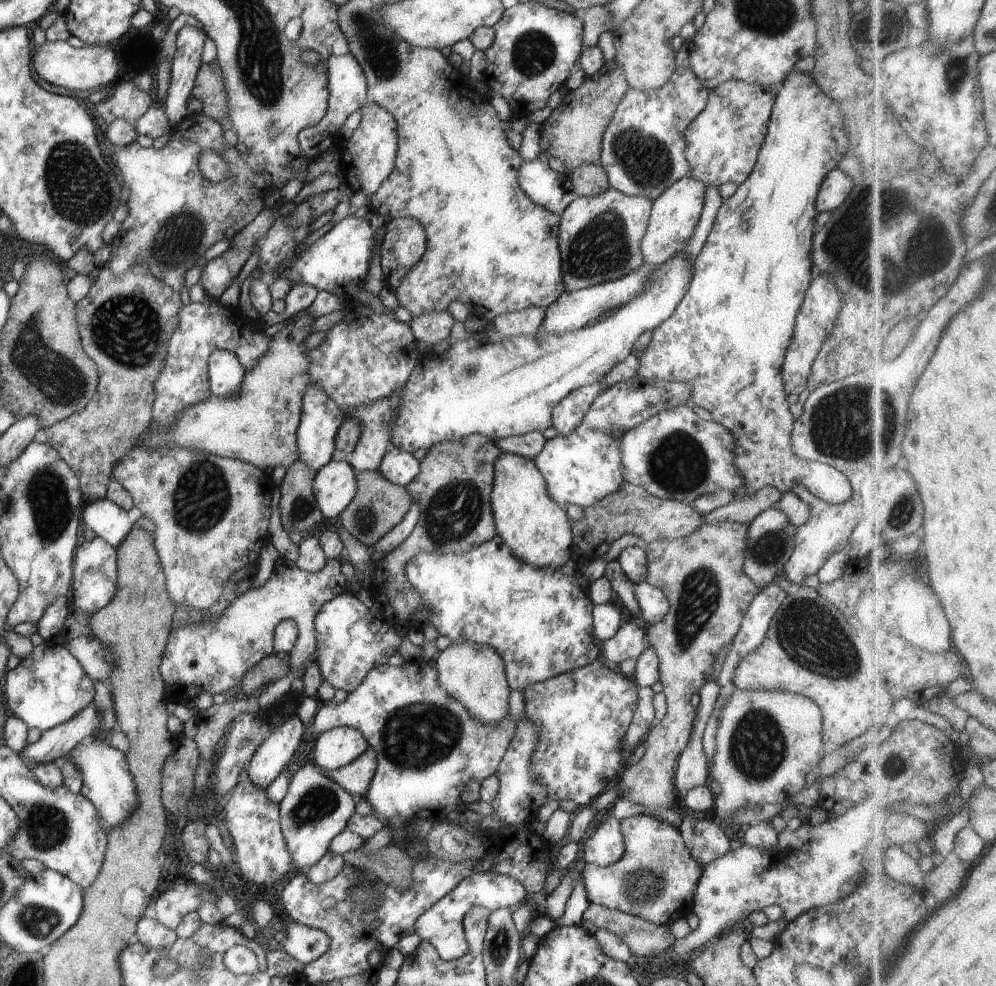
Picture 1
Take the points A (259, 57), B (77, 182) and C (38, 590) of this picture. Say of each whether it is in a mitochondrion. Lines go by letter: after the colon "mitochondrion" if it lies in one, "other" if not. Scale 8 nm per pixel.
A: mitochondrion
B: mitochondrion
C: other

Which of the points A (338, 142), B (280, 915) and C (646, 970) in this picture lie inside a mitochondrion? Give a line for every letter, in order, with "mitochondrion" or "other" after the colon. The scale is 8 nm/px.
A: other
B: other
C: other

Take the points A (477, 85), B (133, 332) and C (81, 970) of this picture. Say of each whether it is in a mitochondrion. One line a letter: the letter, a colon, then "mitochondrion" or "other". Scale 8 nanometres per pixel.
A: other
B: mitochondrion
C: other

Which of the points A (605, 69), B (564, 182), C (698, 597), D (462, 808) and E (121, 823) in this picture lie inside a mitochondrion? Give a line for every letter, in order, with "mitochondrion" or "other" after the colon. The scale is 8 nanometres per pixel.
A: other
B: other
C: mitochondrion
D: other
E: other

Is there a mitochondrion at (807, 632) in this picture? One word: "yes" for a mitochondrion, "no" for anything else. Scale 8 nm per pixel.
yes

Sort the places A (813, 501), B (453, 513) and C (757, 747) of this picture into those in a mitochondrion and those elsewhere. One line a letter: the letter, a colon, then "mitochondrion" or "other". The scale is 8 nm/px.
A: other
B: mitochondrion
C: mitochondrion

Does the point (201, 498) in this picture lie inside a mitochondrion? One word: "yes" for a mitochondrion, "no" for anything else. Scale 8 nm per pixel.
yes

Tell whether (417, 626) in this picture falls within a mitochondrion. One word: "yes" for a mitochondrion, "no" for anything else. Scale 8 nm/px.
no

